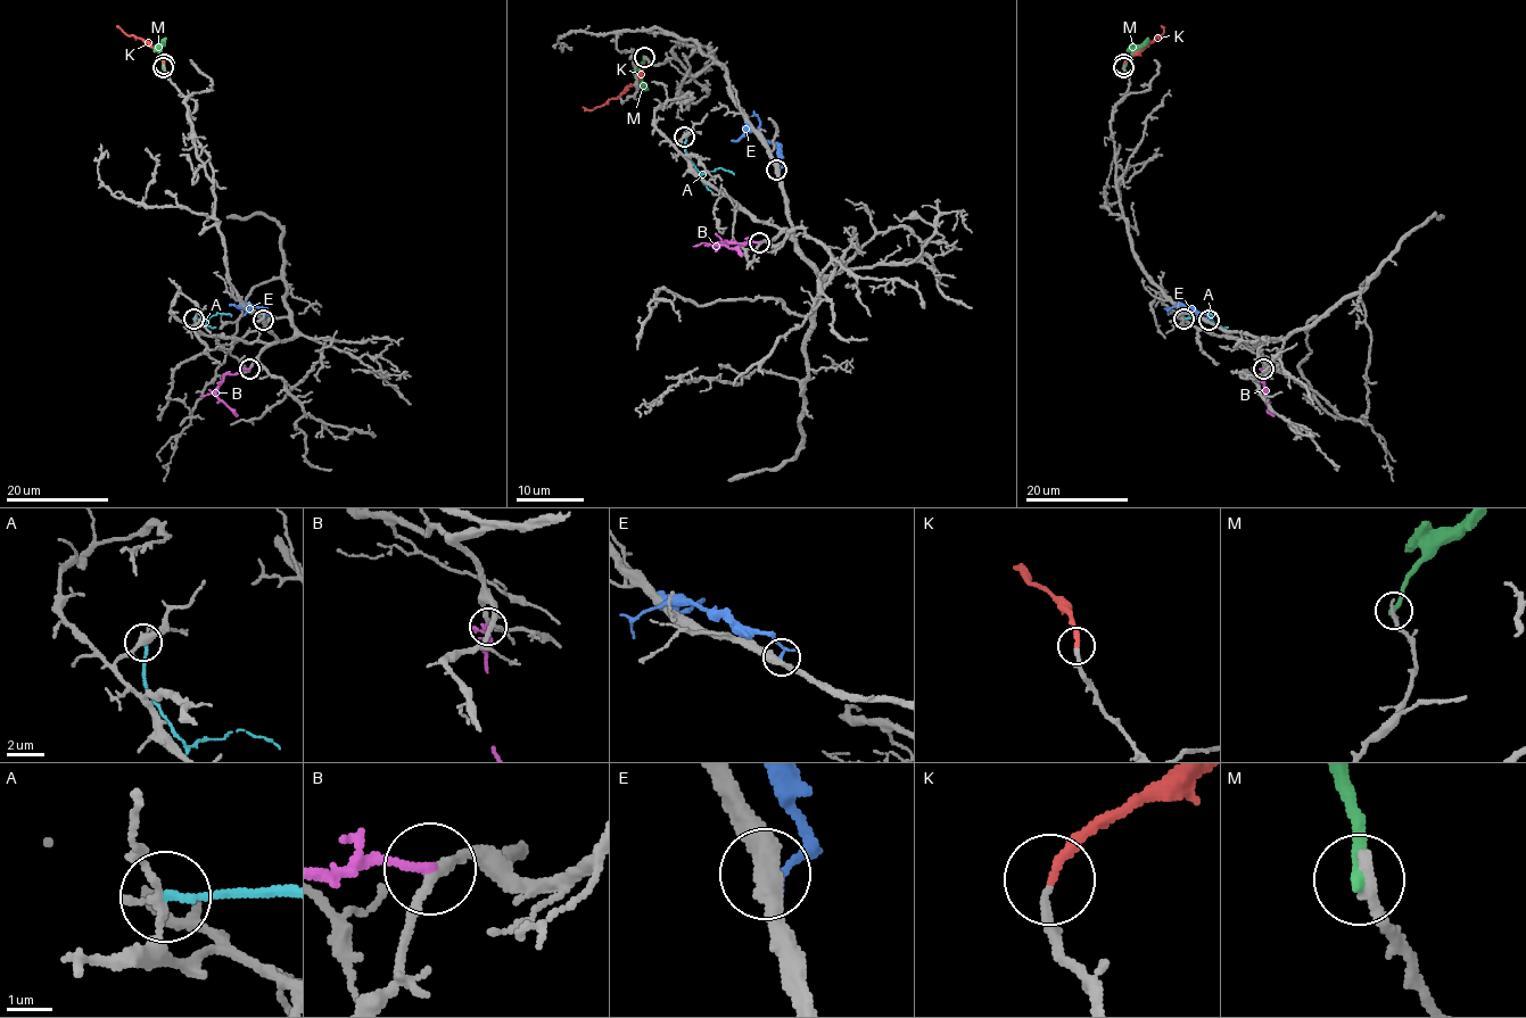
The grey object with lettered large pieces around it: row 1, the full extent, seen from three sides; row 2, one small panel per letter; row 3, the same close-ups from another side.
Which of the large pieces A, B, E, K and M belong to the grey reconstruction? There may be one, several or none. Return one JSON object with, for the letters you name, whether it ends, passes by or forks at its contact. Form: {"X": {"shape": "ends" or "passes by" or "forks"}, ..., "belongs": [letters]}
{"B": {"shape": "ends"}, "K": {"shape": "ends"}, "belongs": ["B", "K"]}

